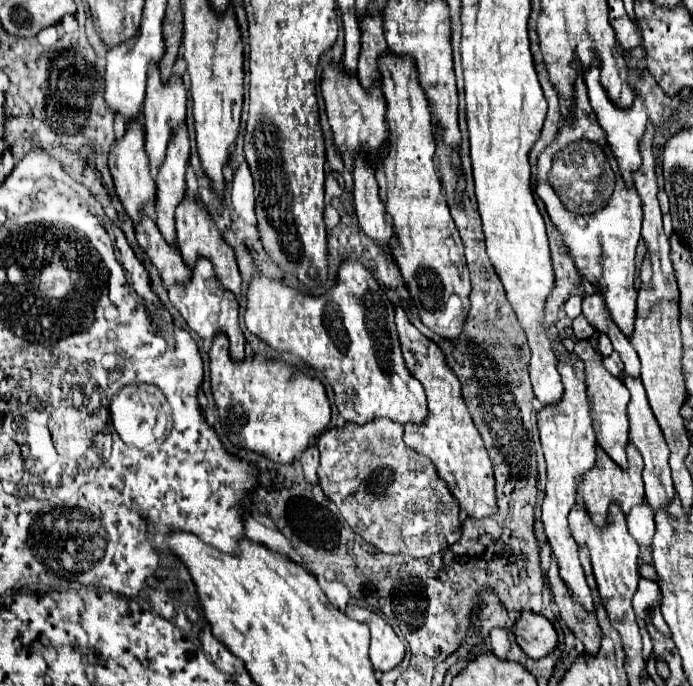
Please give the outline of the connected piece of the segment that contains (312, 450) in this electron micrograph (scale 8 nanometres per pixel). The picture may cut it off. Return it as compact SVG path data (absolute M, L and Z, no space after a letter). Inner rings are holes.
M309 446L303 454L301 454L301 466L303 466L303 476L309 484L317 484L317 468L319 468L319 450L317 446Z

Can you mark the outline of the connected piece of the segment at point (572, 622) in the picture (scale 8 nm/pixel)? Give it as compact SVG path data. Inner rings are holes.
M555 558L551 560L551 566L547 570L547 580L553 590L553 600L559 606L561 620L583 642L585 652L589 656L595 656L595 652L599 652L599 644L601 644L601 628L597 624L597 618L595 618L595 614L585 612L577 602L573 602L567 586L563 584L563 580L557 572Z

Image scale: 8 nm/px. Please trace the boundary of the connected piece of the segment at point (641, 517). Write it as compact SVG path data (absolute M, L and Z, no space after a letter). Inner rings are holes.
M643 502L641 506L635 506L629 512L627 526L629 526L631 536L637 540L637 544L651 550L651 536L655 536L655 522L653 522L653 512L647 506L647 502Z

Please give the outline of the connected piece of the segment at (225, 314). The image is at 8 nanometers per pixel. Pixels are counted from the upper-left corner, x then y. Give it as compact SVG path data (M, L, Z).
M199 258L195 270L193 270L193 276L191 276L191 282L187 286L171 286L169 288L169 302L179 310L179 314L185 318L185 322L189 324L191 330L195 330L201 340L213 340L215 334L225 334L229 338L229 354L231 354L231 360L233 362L241 362L243 360L243 352L245 352L245 338L243 338L243 332L239 328L239 304L235 300L235 296L225 290L215 272L213 272L213 266L209 260L205 258Z

